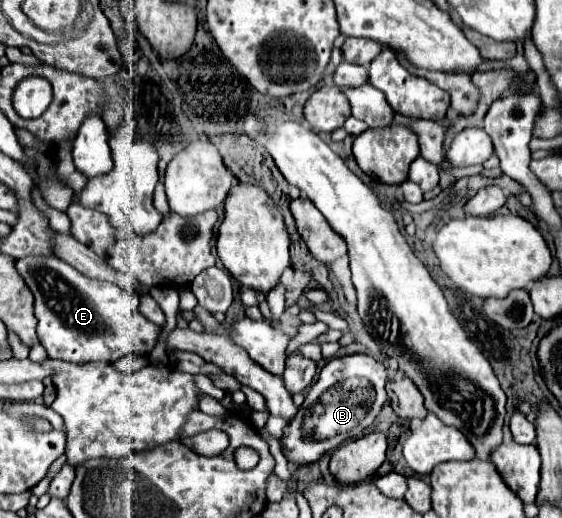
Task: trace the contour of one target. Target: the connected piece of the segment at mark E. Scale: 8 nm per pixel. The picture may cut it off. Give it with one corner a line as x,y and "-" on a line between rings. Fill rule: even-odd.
23,257
17,261
17,269
35,297
35,317
39,321
37,335
41,345
47,349
49,357
63,359
69,363
113,363
127,355
149,355
153,351
161,327
149,321
145,315
141,315
139,299
135,293
125,291
113,283
89,279
57,257

